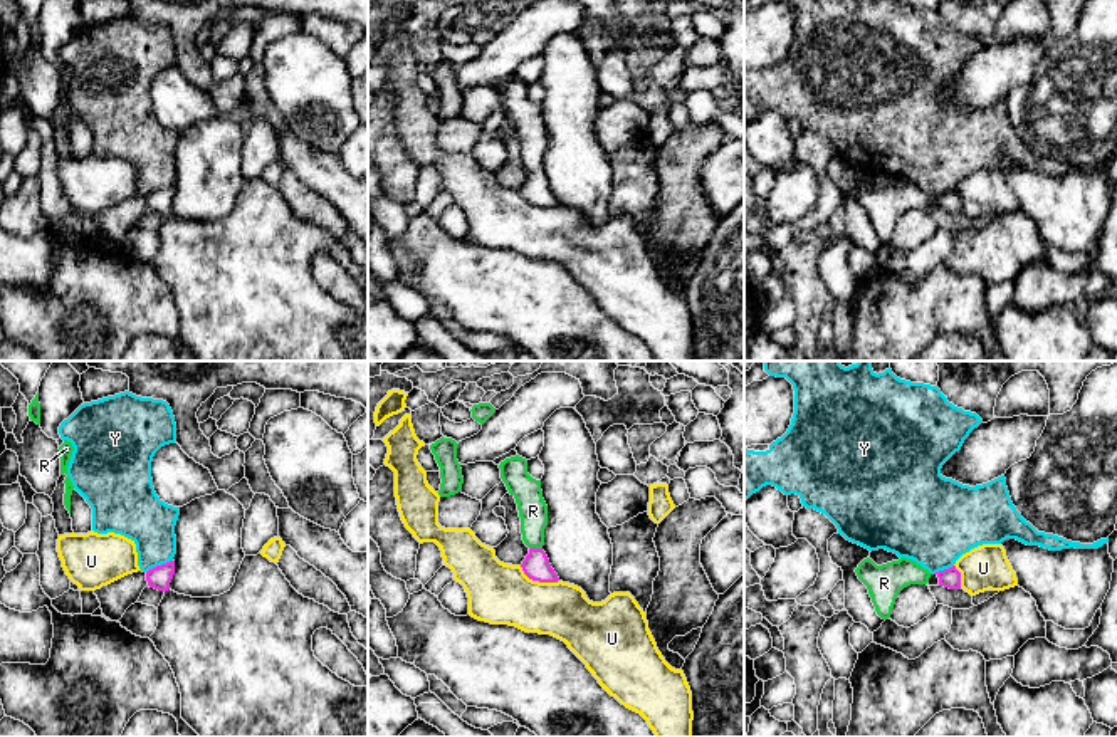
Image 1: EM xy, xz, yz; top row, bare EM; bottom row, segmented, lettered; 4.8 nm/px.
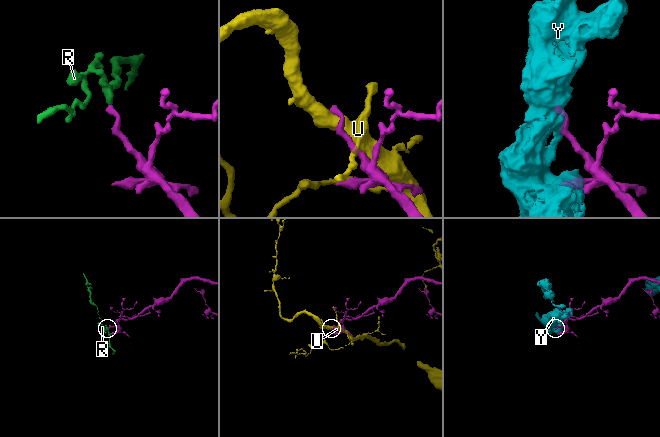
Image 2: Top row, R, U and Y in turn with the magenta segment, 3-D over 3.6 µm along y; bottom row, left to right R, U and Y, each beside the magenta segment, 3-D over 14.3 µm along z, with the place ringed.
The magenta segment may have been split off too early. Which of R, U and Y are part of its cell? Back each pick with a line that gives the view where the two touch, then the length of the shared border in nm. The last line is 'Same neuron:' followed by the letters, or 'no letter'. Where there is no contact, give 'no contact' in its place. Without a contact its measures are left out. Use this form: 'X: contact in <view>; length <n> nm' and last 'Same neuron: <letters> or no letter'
R: contact in xz; length 70 nm
Same neuron: R

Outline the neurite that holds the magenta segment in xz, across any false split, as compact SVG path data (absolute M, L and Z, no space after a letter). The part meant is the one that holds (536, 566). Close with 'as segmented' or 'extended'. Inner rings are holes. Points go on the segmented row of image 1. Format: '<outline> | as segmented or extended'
M519 455L506 458L499 468L502 482L516 499L522 541L529 547L529 554L521 564L524 574L532 581L558 583L559 578L543 551L548 505L543 499L541 480L527 473L527 460Z | extended

